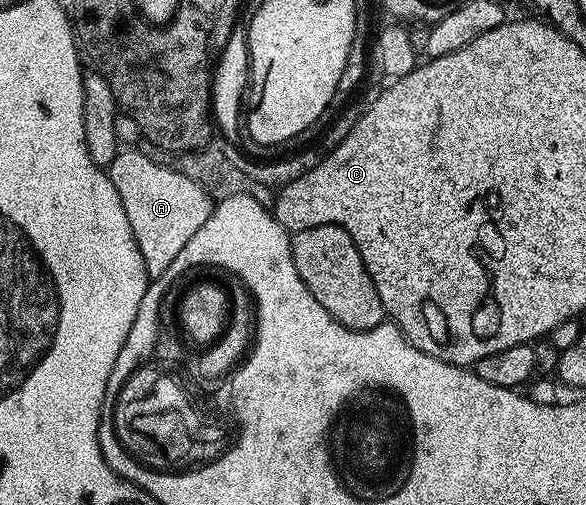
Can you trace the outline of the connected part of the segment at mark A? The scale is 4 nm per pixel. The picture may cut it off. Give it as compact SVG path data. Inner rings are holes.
M117 150L114 161L106 168L118 197L122 197L122 209L130 221L134 241L144 258L149 276L158 277L170 269L174 257L182 253L186 241L206 225L214 206L209 188L184 174L175 166L155 163L140 151Z

